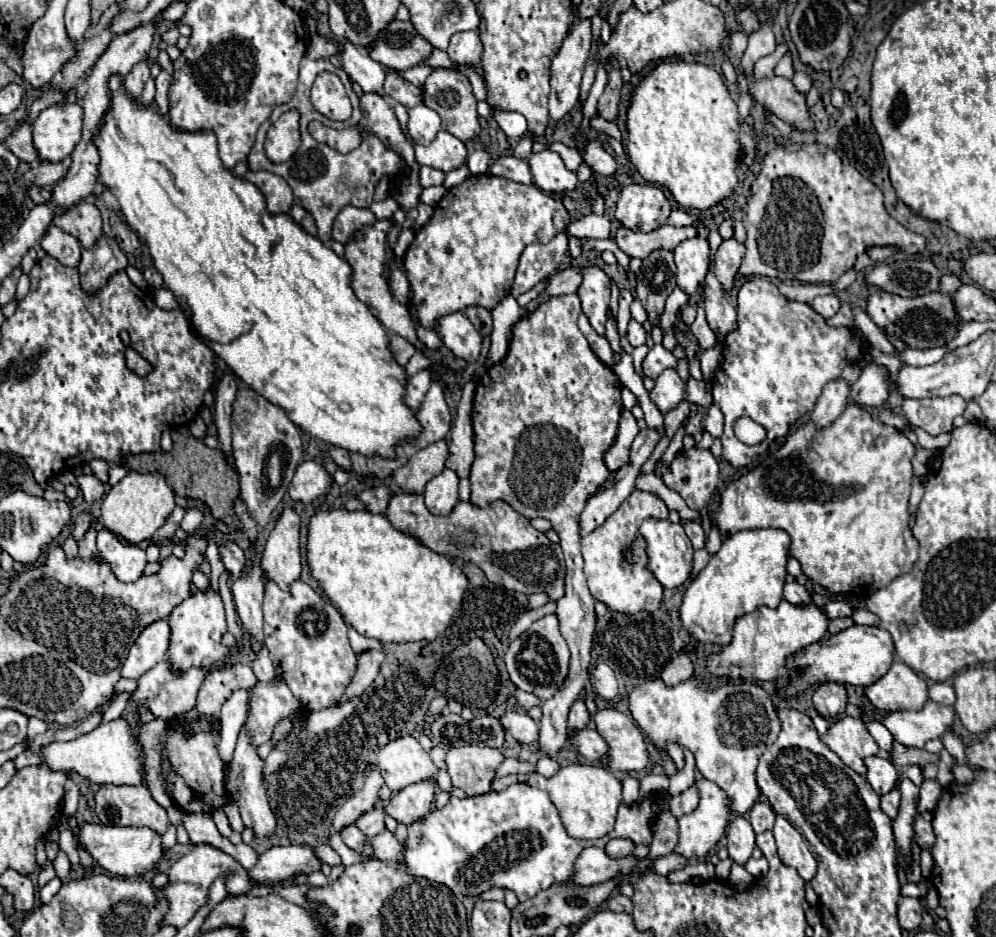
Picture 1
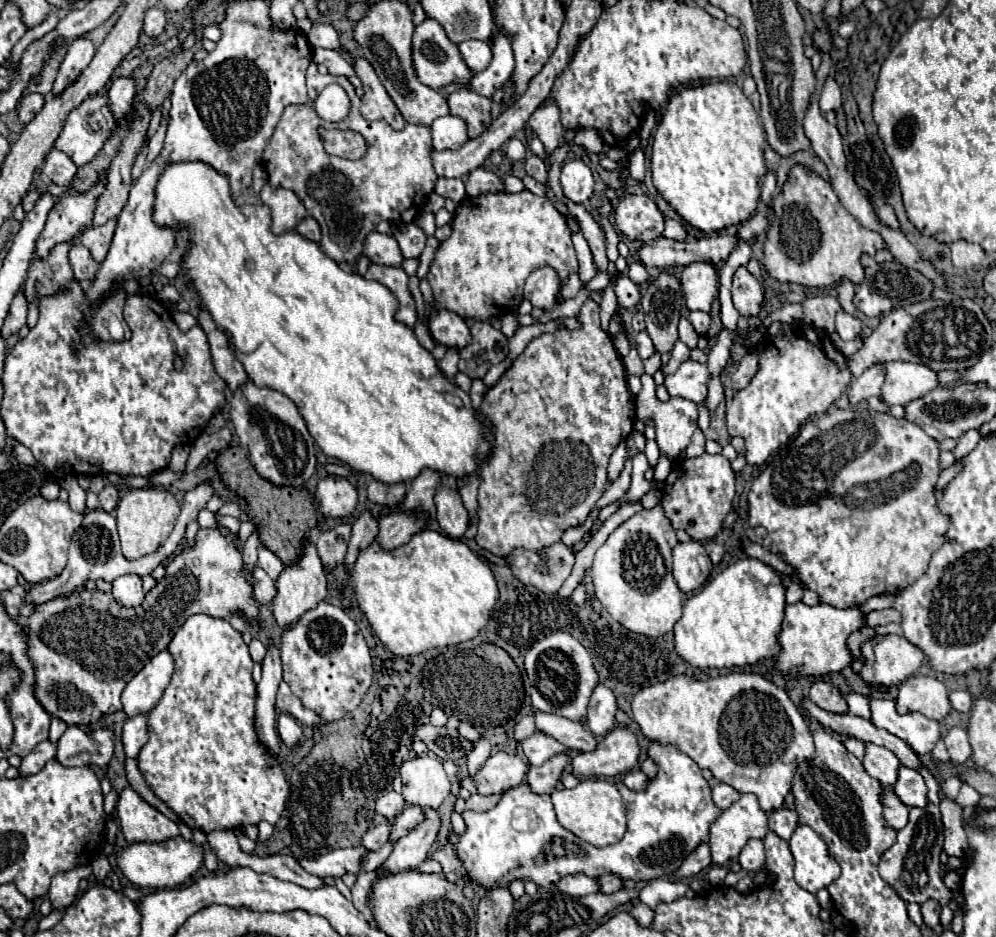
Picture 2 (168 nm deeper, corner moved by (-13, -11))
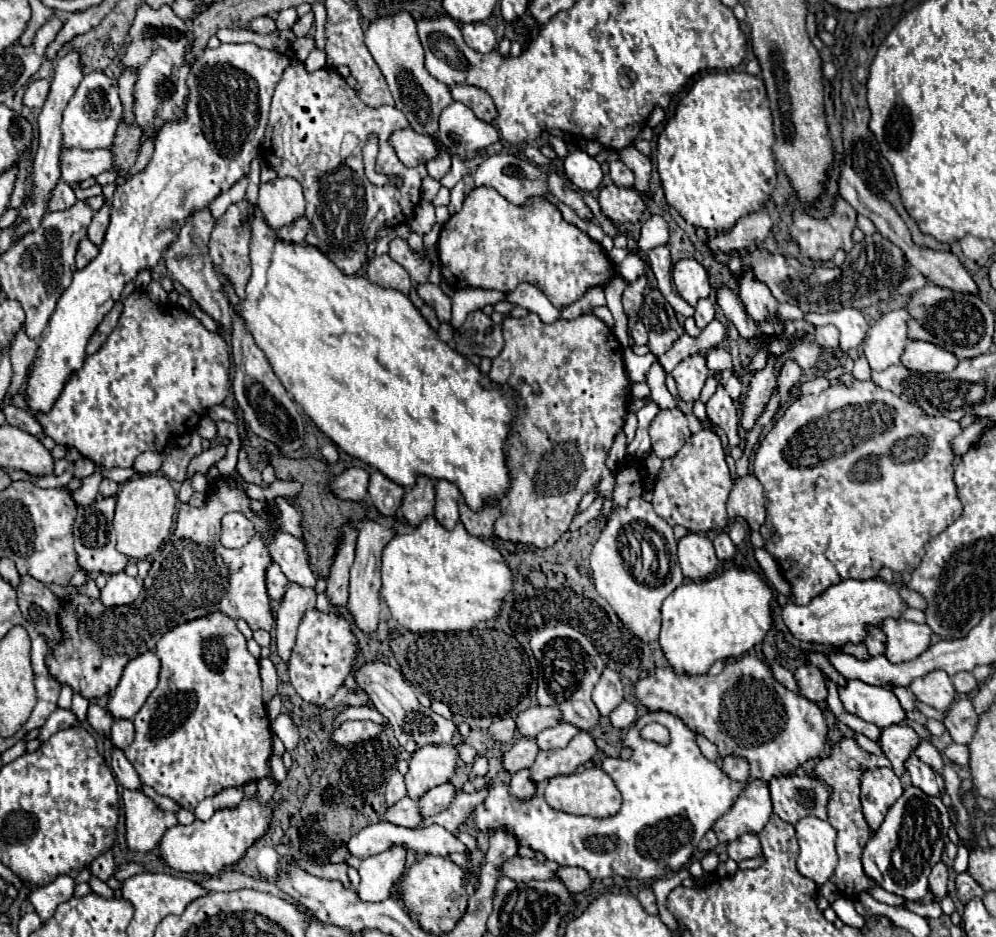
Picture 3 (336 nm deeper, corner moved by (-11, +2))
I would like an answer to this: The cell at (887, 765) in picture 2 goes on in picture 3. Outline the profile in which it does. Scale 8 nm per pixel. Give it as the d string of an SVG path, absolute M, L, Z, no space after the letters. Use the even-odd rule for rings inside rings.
M891 725L883 729L879 745L885 757L891 761L897 777L905 775L905 761L917 749L919 743L921 743L921 737L909 725Z

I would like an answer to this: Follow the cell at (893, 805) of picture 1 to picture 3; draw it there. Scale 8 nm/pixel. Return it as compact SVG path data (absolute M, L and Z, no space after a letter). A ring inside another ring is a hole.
M889 767L867 769L861 775L861 811L871 829L871 835L875 835L889 807L901 797L901 793L903 785Z

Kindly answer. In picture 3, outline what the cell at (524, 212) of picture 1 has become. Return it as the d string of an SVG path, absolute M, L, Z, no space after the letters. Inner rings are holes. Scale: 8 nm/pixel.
M487 187L473 189L465 199L463 209L451 215L451 219L443 225L437 241L437 251L441 261L441 275L451 287L479 287L509 293L519 283L531 283L537 289L541 289L557 309L575 303L591 287L605 287L615 277L615 265L607 257L605 249L599 243L591 241L591 237L585 231L567 223L553 203L513 207L513 203L509 203L497 191Z

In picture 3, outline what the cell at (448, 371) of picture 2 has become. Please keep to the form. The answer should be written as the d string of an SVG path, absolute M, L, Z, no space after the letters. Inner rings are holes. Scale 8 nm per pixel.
M459 289L459 291L455 291L451 325L455 329L461 327L461 323L465 321L465 315L469 311L475 311L485 305L493 305L493 303L501 301L503 297L505 297L505 293L501 293L501 291L485 291L485 289Z

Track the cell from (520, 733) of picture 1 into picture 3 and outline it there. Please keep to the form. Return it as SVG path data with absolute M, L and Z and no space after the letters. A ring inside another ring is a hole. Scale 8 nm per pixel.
M557 723L555 727L545 729L535 739L541 749L553 749L553 747L565 747L577 733L579 733L579 729L573 727L571 723Z

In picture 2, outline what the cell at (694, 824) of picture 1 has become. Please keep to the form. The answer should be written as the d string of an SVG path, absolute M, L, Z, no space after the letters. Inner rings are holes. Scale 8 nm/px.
M741 794L719 818L711 824L709 846L715 864L723 866L727 860L737 858L749 838L765 838L767 814L759 808L755 796Z

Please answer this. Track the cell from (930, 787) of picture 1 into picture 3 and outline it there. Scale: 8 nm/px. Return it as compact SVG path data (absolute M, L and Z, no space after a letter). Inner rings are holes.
M951 743L949 747L945 747L945 749L943 749L943 755L945 755L949 761L953 761L953 763L957 763L957 765L965 767L965 765L969 763L969 745Z

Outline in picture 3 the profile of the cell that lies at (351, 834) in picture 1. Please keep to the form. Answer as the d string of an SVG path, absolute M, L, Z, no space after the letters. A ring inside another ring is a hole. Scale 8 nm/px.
M405 797L399 803L395 803L393 807L389 807L383 813L381 819L383 821L389 821L389 823L403 825L403 827L417 827L423 821L423 817L419 813L419 805L411 797Z

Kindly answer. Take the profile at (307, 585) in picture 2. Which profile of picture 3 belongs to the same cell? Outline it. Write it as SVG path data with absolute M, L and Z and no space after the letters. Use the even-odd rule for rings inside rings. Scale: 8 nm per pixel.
M289 583L287 593L281 601L281 607L277 611L275 619L275 641L277 641L277 653L279 657L289 663L295 637L297 637L297 627L305 615L305 611L315 609L315 589L303 589L297 583Z

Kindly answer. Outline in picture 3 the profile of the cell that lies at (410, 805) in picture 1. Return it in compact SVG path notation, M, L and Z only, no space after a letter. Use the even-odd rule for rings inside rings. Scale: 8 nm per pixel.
M391 847L389 851L371 855L361 861L361 883L357 887L359 901L377 903L391 897L391 889L403 873L405 853L407 851L401 851L401 847Z

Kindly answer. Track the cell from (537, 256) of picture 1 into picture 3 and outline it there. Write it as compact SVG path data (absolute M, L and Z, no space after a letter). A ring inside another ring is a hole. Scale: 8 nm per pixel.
M521 283L515 291L507 293L505 297L509 303L513 303L515 307L523 307L529 313L539 315L539 319L543 323L555 323L561 317L561 311L555 309L551 305L551 301L545 297L543 291L539 291L535 285L531 283Z

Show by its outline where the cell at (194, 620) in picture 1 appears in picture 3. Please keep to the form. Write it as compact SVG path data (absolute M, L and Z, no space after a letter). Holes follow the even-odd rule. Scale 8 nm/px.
M213 613L205 619L177 625L157 641L153 651L161 661L159 683L135 715L135 739L123 751L141 781L159 795L171 797L183 809L193 811L199 801L225 787L239 787L269 775L271 727L261 697L259 661L249 653L235 621Z

